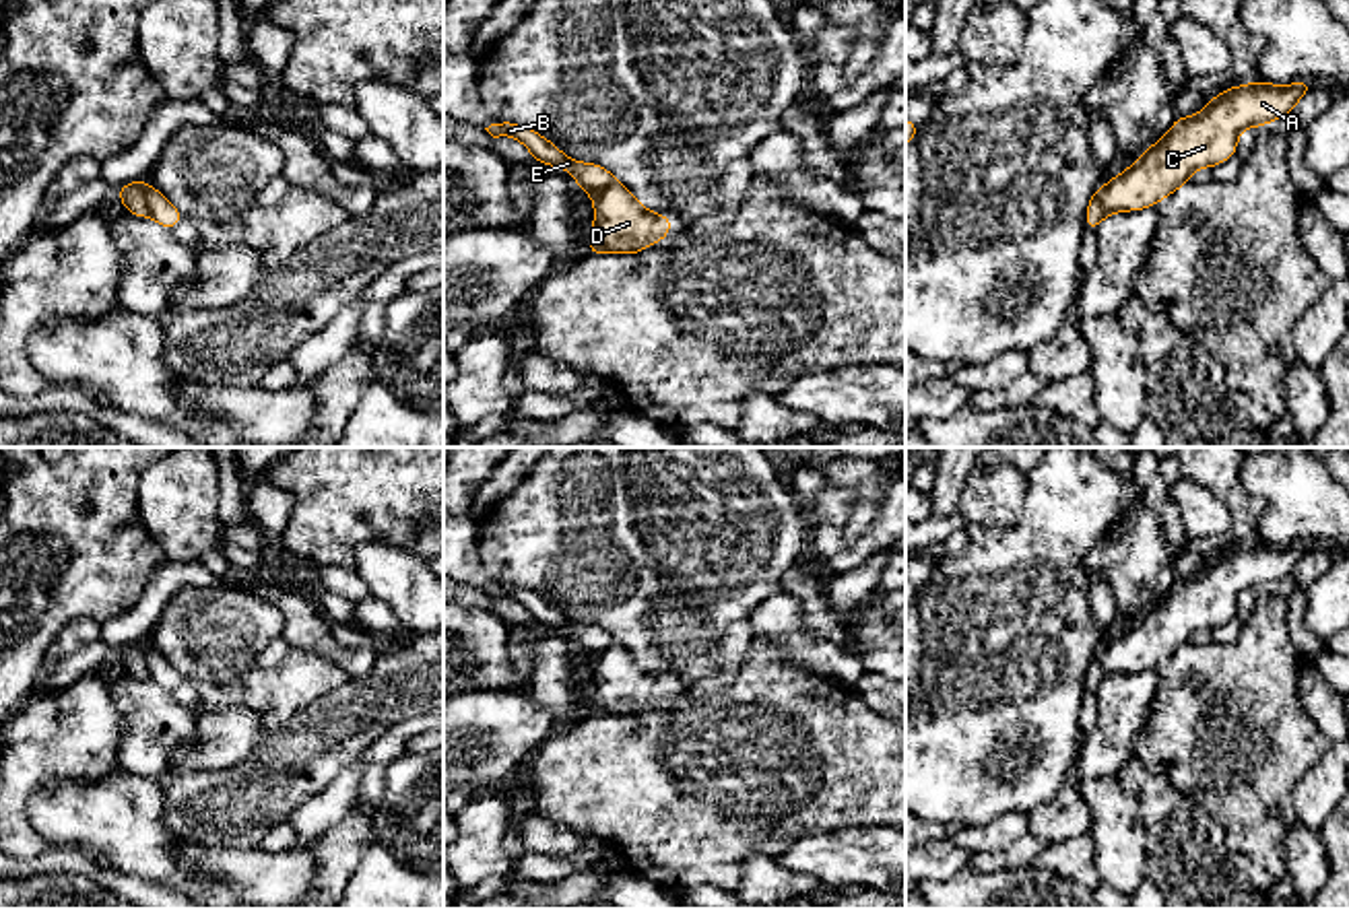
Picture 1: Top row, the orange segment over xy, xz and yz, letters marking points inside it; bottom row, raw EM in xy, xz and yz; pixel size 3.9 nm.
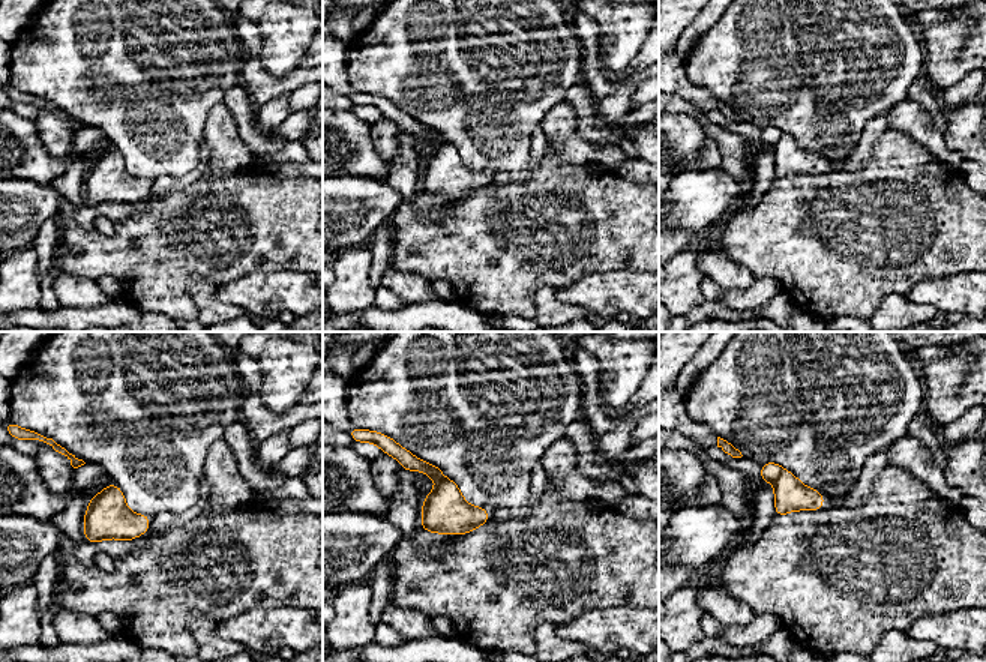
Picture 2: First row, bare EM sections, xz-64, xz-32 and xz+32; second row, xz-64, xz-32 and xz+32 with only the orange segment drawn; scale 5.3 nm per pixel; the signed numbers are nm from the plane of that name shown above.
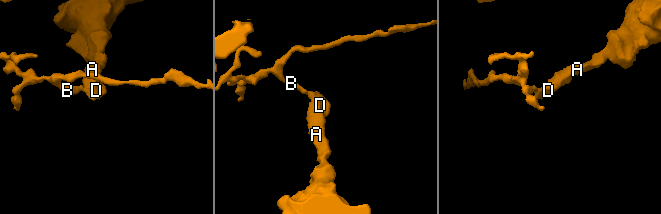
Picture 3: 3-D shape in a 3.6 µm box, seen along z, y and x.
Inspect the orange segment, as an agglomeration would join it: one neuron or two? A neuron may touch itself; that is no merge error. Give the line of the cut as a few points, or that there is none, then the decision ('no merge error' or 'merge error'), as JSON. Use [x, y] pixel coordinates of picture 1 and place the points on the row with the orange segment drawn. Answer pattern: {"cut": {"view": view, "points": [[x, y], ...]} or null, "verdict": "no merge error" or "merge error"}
{"cut": {"view": "xy", "points": [[147, 188], [147, 211], [151, 215]]}, "verdict": "merge error"}

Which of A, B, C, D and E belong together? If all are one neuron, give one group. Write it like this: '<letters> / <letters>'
A C D / B E

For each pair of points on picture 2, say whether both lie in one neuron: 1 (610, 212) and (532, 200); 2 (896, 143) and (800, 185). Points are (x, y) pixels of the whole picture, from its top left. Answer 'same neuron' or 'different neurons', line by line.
1: same neuron
2: same neuron

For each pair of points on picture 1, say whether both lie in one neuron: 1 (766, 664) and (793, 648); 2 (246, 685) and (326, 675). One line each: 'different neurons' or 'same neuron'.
1: different neurons
2: same neuron

